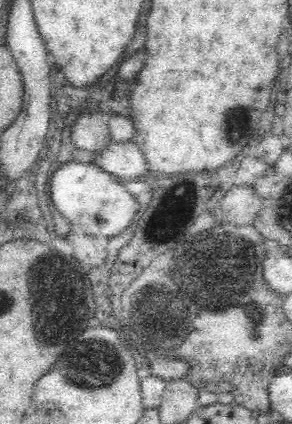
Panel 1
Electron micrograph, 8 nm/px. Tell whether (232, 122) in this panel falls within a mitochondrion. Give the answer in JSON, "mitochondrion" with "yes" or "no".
{"mitochondrion":"yes"}

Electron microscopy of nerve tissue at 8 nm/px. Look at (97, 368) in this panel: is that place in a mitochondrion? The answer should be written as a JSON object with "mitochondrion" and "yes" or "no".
{"mitochondrion":"yes"}

